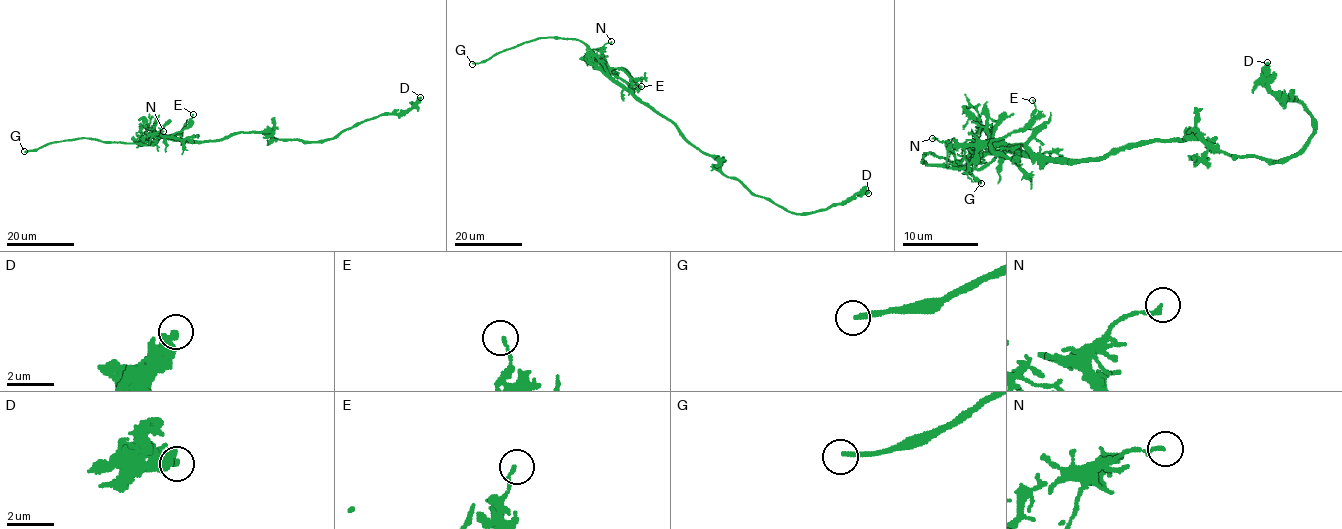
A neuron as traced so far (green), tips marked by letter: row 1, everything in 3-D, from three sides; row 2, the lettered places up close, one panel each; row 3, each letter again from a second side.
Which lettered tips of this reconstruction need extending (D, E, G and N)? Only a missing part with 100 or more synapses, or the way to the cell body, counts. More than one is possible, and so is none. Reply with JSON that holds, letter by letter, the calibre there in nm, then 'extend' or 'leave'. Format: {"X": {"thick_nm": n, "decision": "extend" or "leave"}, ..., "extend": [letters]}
{"D": {"thick_nm": 440, "decision": "leave"}, "E": {"thick_nm": 130, "decision": "leave"}, "G": {"thick_nm": 200, "decision": "extend"}, "N": {"thick_nm": 190, "decision": "leave"}, "extend": ["G"]}

